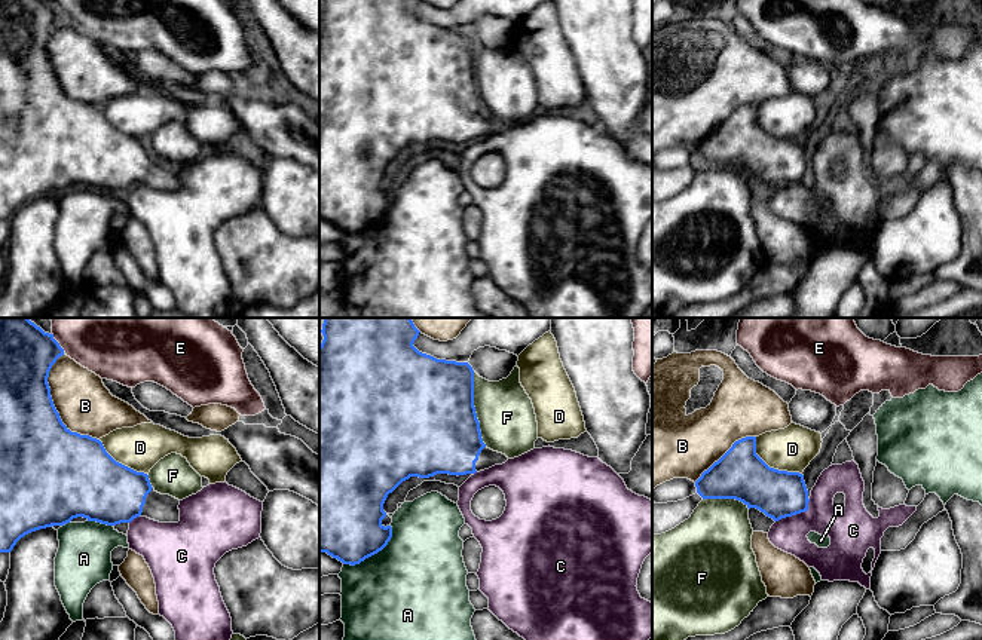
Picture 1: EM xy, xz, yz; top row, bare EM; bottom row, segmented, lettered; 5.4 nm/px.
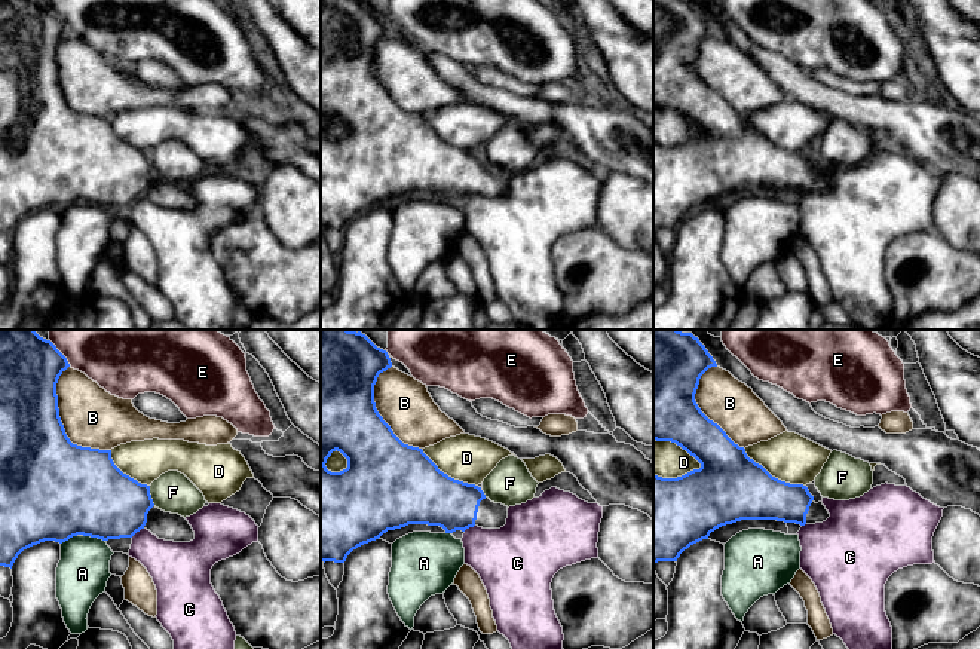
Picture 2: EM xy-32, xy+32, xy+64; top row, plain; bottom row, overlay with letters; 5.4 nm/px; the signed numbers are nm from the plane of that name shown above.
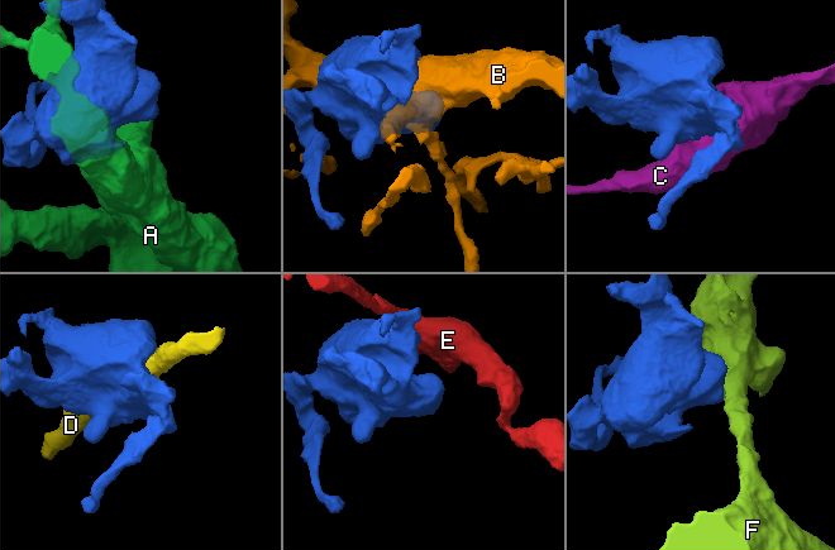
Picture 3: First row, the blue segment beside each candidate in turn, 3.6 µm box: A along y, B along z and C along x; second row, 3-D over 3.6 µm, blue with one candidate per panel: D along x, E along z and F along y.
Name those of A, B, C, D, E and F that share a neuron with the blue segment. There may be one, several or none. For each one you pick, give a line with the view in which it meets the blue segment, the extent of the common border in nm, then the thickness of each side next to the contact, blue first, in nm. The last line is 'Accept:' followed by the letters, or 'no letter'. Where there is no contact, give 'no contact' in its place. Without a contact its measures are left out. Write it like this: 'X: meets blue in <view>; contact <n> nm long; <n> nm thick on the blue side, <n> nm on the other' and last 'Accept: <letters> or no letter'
Accept: no letter

